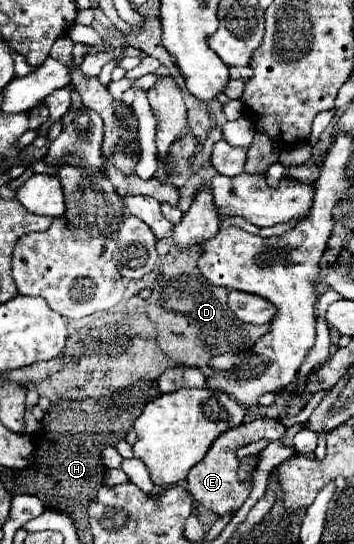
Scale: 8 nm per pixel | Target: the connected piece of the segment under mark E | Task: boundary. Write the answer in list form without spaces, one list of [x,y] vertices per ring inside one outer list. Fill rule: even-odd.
[[[259,418],[259,420],[253,420],[249,424],[241,424],[237,426],[237,430],[229,430],[229,434],[223,434],[221,438],[217,438],[217,442],[211,446],[205,462],[197,464],[191,472],[189,472],[189,478],[187,478],[187,486],[189,486],[189,492],[191,496],[203,504],[207,510],[211,510],[213,514],[221,516],[221,514],[227,514],[227,512],[235,512],[241,508],[241,504],[247,500],[249,492],[251,492],[251,478],[247,482],[239,482],[237,480],[237,466],[239,466],[239,460],[235,456],[235,450],[241,448],[243,444],[249,444],[249,442],[257,442],[259,438],[269,438],[269,440],[279,440],[283,438],[285,434],[285,428],[271,420],[271,418]]]

